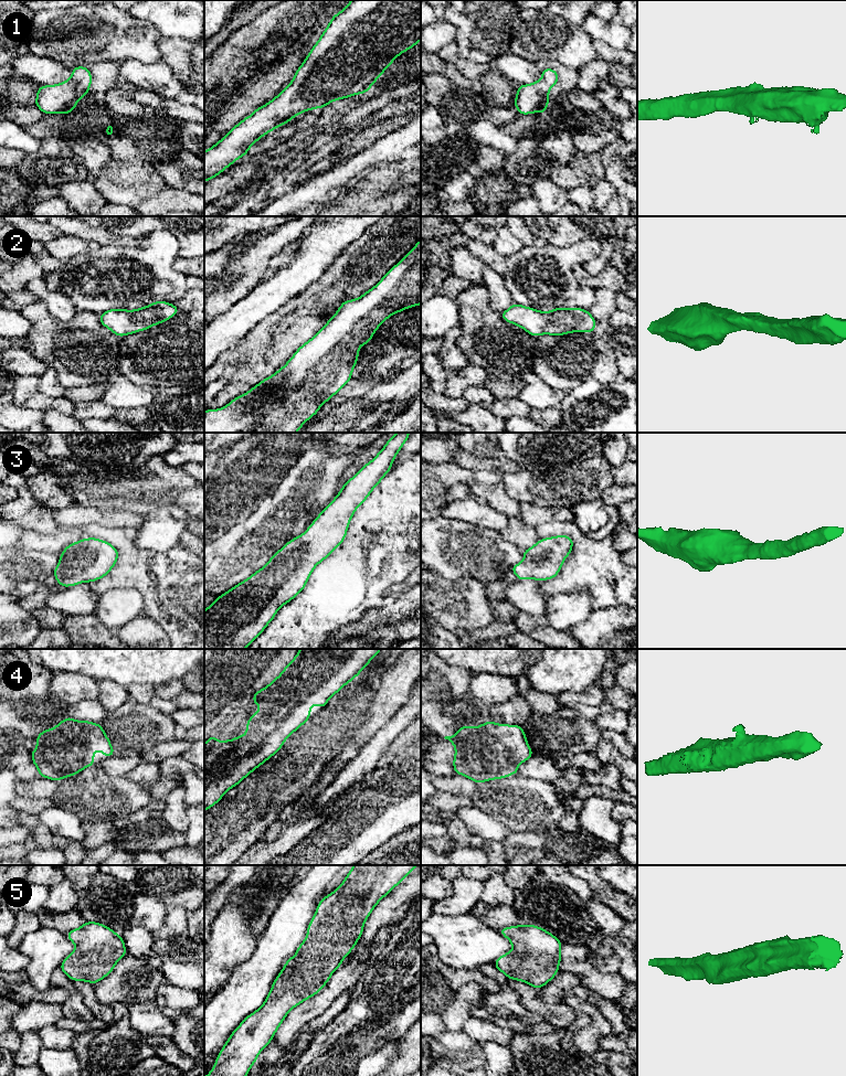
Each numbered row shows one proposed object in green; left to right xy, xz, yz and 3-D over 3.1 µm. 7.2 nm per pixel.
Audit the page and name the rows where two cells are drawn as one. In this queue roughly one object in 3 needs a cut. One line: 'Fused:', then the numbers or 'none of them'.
Fused: none of them

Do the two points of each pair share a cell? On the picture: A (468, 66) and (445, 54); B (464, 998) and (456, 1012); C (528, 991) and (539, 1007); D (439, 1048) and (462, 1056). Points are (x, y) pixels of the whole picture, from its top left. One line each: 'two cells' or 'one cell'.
A: one cell
B: one cell
C: one cell
D: one cell

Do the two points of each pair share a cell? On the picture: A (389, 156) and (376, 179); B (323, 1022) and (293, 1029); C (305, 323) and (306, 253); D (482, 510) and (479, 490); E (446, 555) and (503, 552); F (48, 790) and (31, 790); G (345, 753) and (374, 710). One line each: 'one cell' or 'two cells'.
A: two cells
B: two cells
C: two cells
D: two cells
E: one cell
F: one cell
G: one cell

